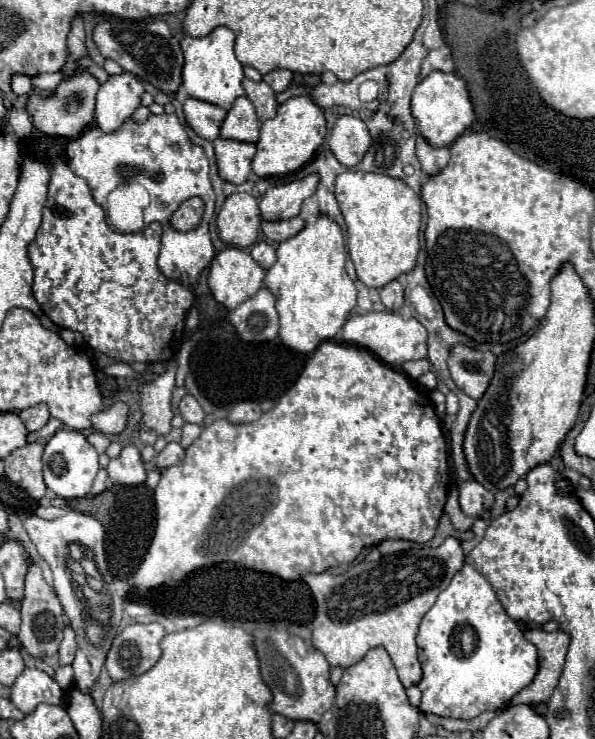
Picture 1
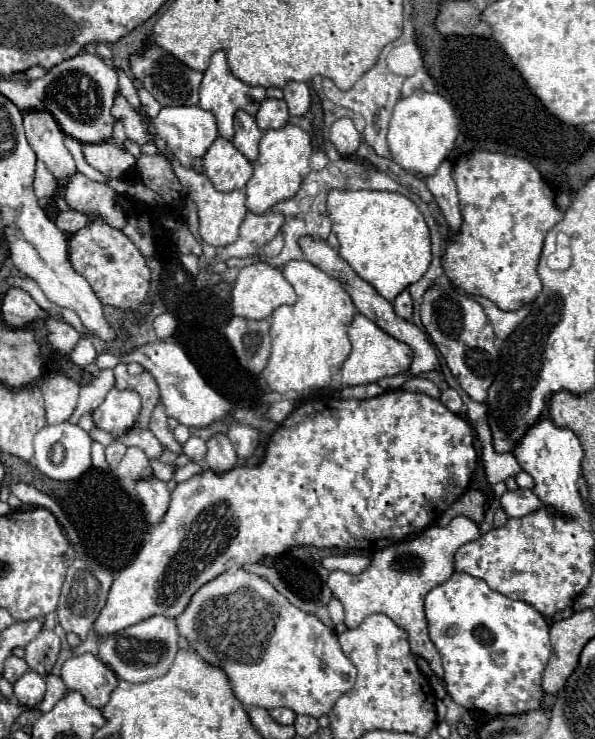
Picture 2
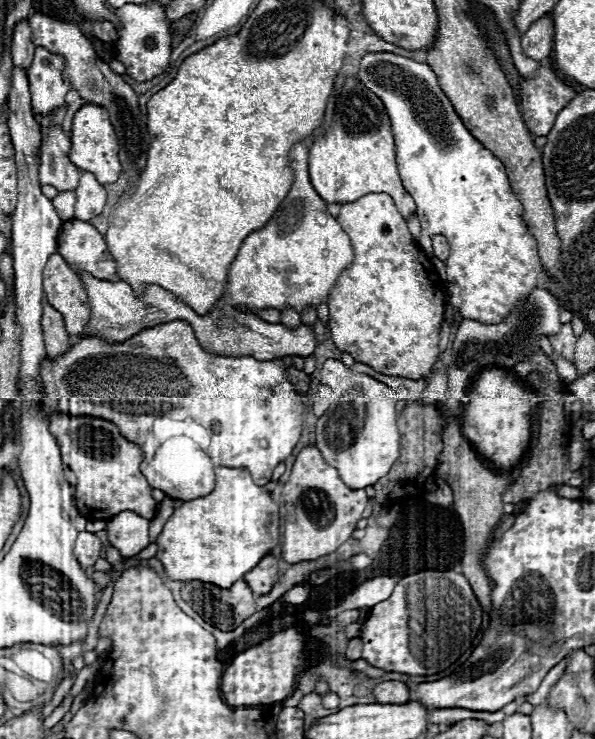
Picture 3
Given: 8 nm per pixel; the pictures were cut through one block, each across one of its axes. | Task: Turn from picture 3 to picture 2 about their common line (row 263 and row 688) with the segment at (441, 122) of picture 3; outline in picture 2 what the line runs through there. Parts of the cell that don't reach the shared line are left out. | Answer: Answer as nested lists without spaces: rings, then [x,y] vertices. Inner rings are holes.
[[[454,572],[450,580],[432,588],[424,600],[428,634],[442,656],[444,684],[450,698],[466,710],[482,710],[490,716],[522,714],[524,710],[538,710],[542,700],[542,672],[552,654],[548,624],[540,612],[520,600],[510,600],[494,590],[480,578],[464,572]]]

